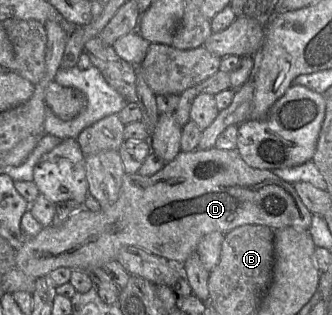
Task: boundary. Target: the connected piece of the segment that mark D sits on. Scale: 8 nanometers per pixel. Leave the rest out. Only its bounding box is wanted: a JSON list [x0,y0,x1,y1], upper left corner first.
[16,147,312,278]

